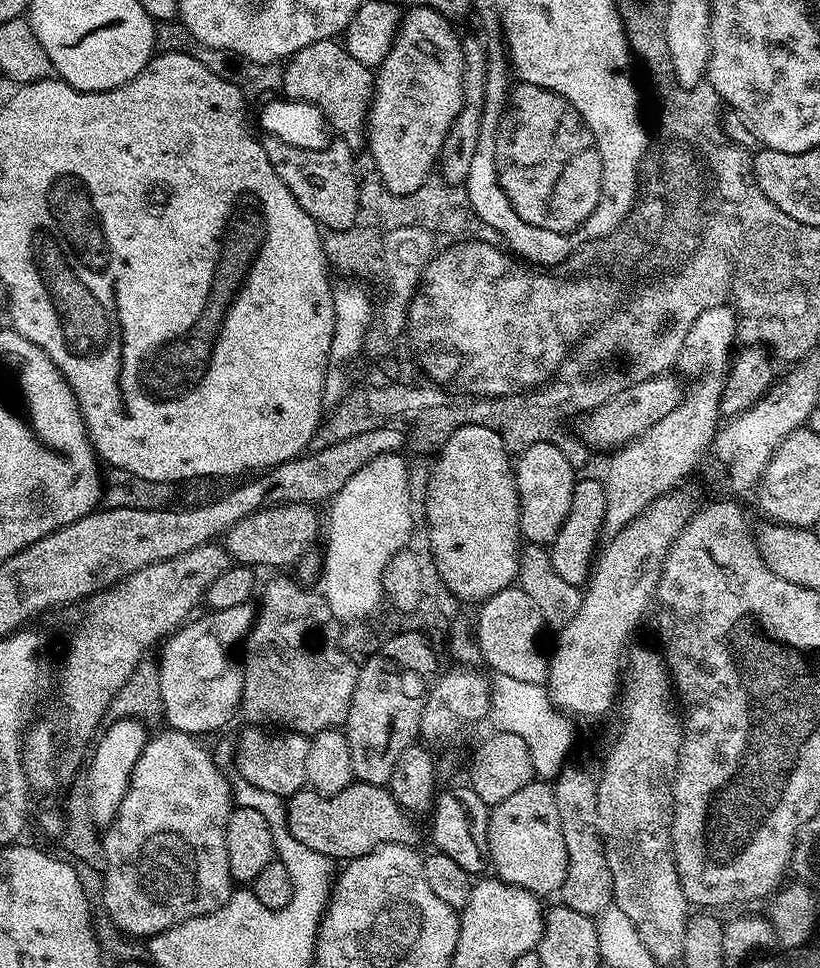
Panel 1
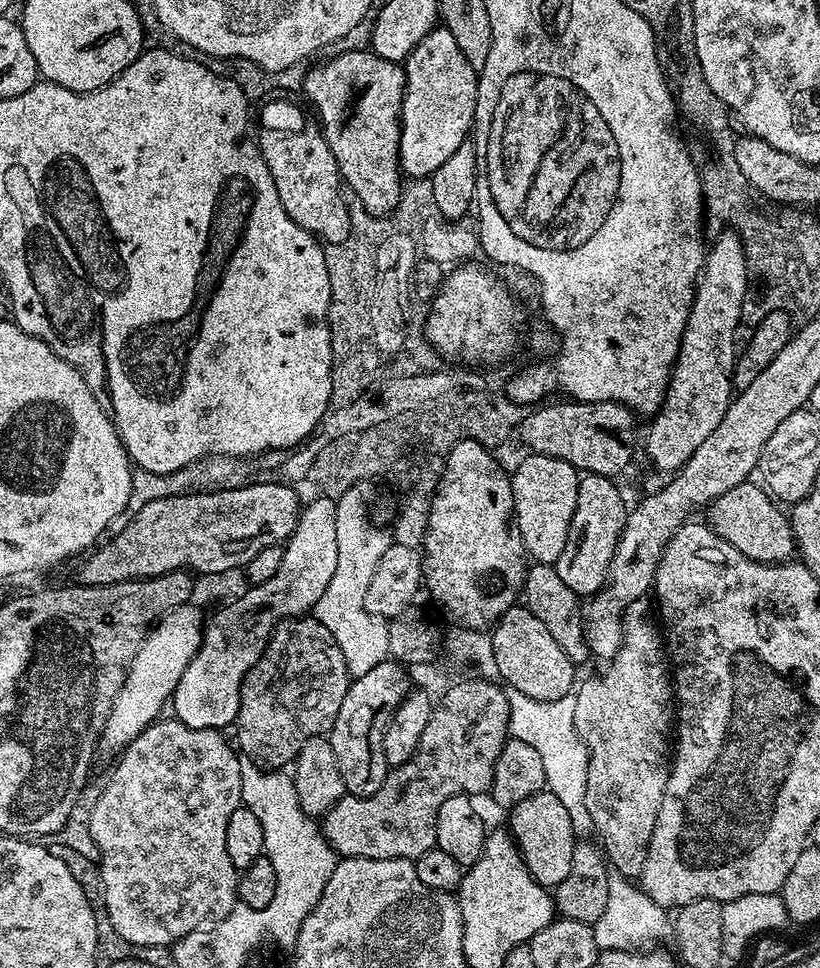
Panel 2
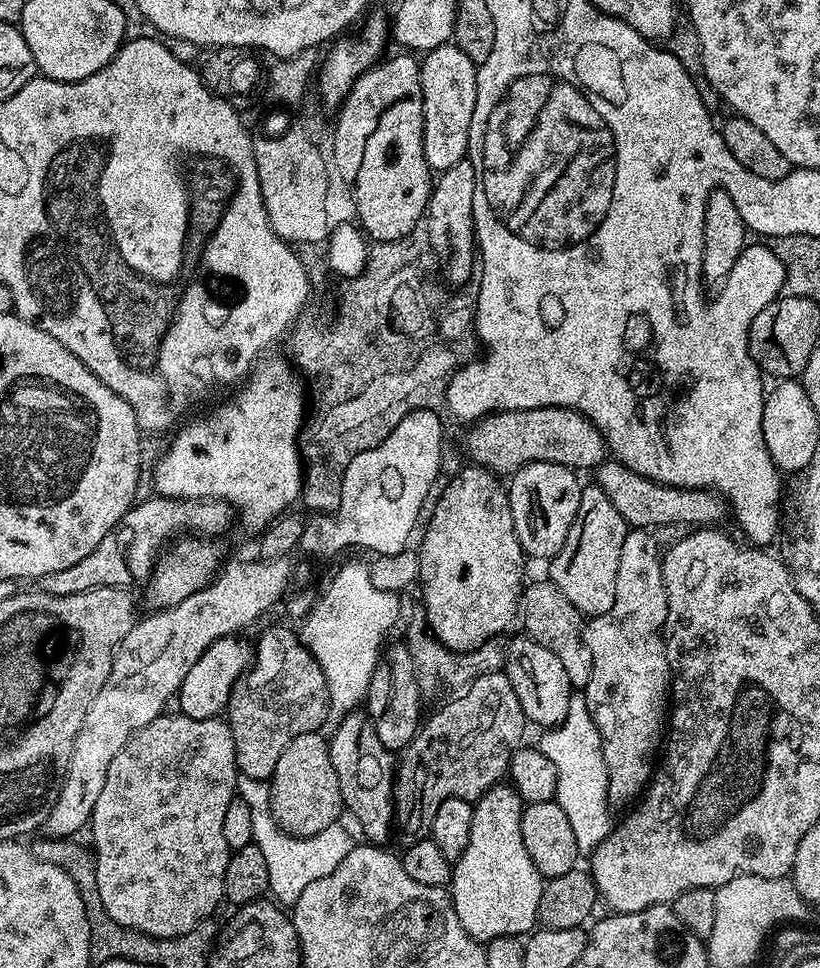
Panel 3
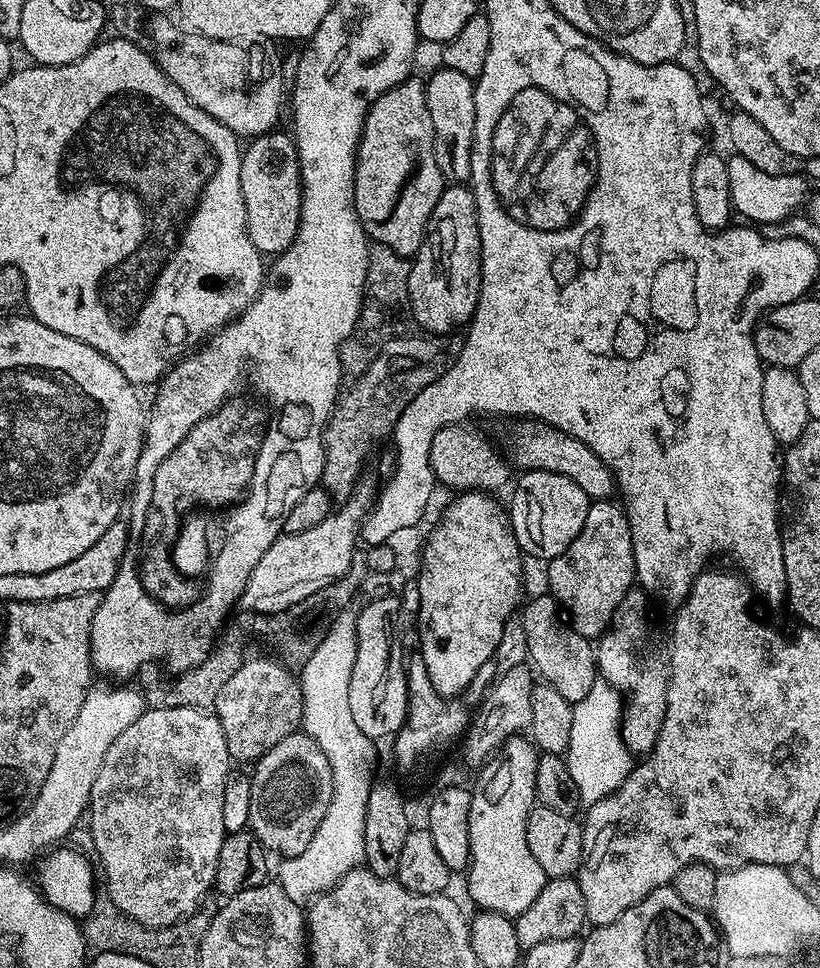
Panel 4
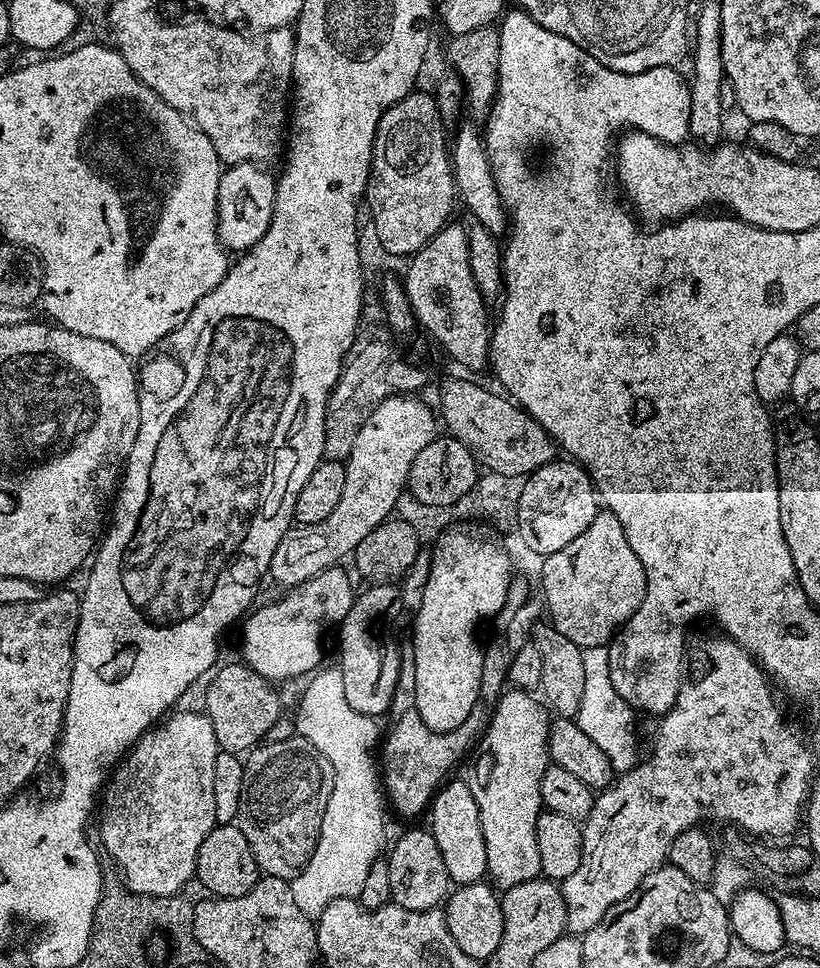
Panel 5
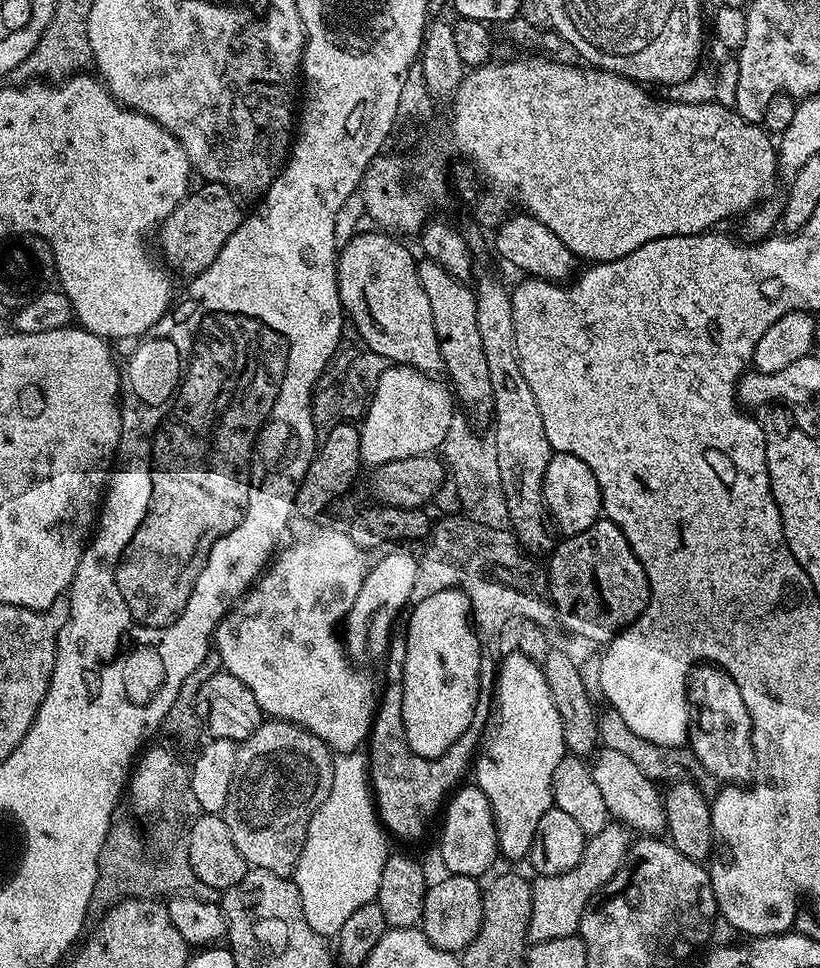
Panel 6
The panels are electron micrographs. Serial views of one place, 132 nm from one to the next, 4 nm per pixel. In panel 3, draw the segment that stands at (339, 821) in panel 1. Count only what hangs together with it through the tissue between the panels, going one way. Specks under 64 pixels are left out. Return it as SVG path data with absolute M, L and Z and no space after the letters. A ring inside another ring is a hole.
M503 671L478 677L462 694L451 698L417 727L416 736L399 753L394 768L394 824L405 845L431 833L434 814L438 814L438 806L446 798L475 802L486 790L501 783L512 755L523 741L524 711Z

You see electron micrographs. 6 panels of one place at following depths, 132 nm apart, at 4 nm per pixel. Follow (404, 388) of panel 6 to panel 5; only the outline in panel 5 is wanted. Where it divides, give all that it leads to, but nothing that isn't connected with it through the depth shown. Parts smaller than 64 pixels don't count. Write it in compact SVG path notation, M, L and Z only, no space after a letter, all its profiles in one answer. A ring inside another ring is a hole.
M412 394L387 396L366 417L344 464L345 485L338 506L322 522L293 527L284 535L282 542L278 542L278 550L274 550L274 558L268 567L268 576L271 579L276 579L278 583L284 584L283 586L295 586L314 578L328 568L337 567L343 556L351 557L355 553L358 542L362 542L362 538L366 538L370 530L374 530L382 521L393 515L392 507L399 502L400 491L405 491L408 472L412 469L414 458L418 458L418 453L426 446L430 446L430 442L438 436L438 420L433 409L431 412L422 401L415 399L418 398Z

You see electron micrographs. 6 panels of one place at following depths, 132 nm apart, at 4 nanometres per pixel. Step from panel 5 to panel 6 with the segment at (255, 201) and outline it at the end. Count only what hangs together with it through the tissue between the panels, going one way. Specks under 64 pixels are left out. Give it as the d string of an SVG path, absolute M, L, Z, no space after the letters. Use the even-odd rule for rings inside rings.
M204 182L201 185L197 192L196 189L189 191L181 204L167 216L158 229L160 248L168 259L167 267L173 273L181 272L184 278L191 278L208 269L210 262L218 258L218 250L226 246L226 238L230 238L230 234L238 230L242 219L239 204L241 201L232 189L211 182Z

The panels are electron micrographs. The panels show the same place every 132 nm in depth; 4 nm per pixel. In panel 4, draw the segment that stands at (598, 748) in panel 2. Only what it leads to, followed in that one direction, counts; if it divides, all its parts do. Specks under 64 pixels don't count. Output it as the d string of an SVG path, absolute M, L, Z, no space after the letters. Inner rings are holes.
M633 588L628 591L626 598L619 603L618 609L612 615L612 620L608 625L607 631L599 637L595 647L597 671L601 679L607 681L617 691L626 692L628 690L631 695L629 700L627 697L622 712L621 732L624 744L627 746L629 752L636 756L645 756L651 753L652 748L656 745L661 727L664 725L665 710L668 708L667 675L665 673L662 674L658 667L648 664L637 651L637 648L641 646L648 632L648 603L650 603L650 598L643 589Z

